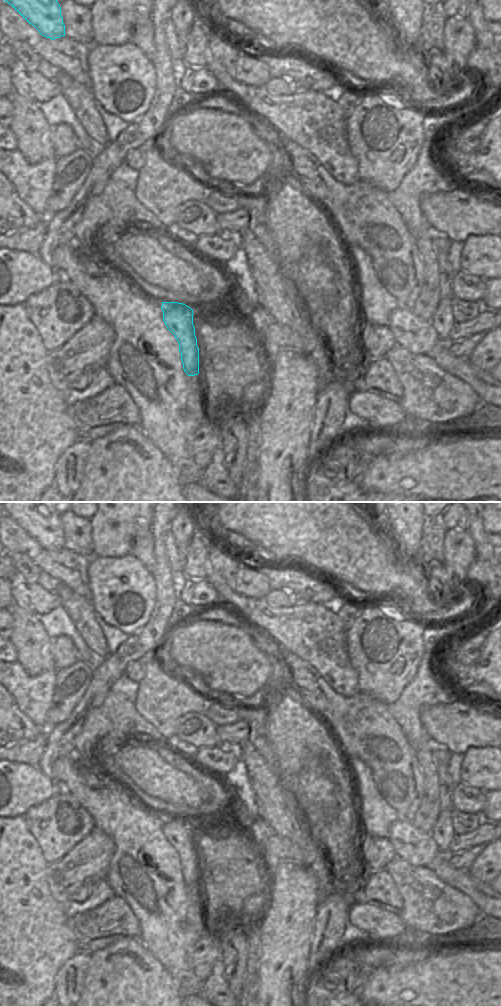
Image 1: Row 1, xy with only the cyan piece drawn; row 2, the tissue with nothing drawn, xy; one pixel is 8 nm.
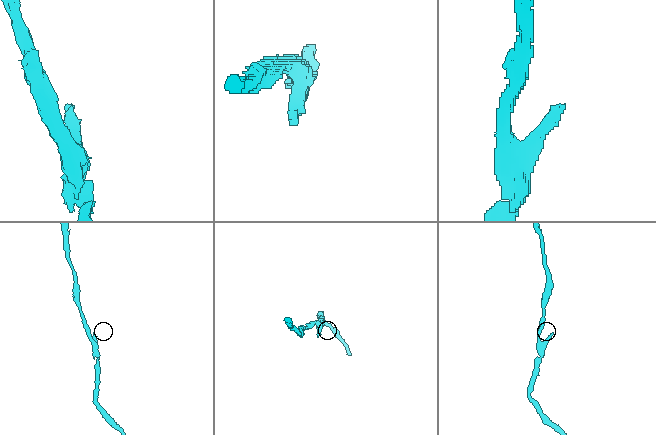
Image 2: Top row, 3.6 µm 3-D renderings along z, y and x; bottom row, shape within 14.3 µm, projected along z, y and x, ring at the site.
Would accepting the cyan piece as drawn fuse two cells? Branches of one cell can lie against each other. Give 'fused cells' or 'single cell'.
fused cells

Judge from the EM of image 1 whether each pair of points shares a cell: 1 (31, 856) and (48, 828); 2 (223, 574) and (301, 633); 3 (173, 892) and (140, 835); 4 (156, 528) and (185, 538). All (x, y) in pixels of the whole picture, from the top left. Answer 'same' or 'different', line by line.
1: different
2: same
3: same
4: different

